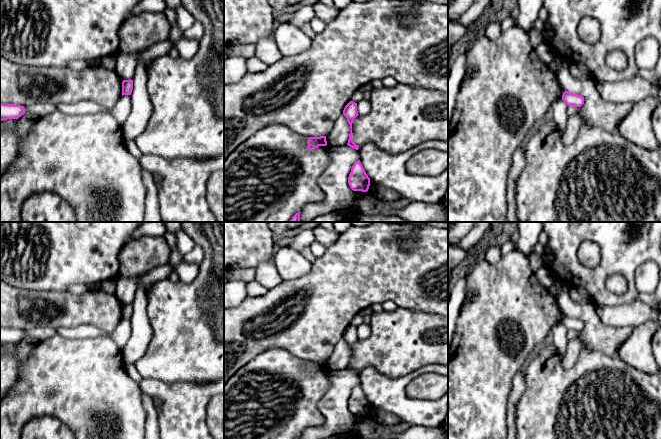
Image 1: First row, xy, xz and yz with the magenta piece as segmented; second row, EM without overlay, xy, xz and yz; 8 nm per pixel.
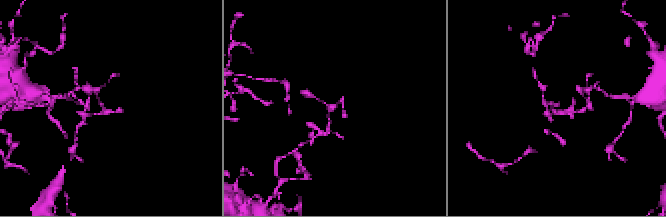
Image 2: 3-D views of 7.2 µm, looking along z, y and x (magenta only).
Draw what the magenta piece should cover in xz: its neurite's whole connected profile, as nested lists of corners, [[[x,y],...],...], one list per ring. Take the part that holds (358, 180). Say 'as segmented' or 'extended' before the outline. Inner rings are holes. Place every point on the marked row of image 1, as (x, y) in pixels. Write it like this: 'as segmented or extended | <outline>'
as segmented | [[[360,160],[352,166],[348,177],[348,184],[353,191],[367,192],[370,186],[370,178],[366,174]]]

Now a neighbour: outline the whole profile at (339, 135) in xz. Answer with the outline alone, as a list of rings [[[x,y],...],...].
[[[342,114],[336,121],[330,131],[326,136],[327,144],[330,147],[342,147],[348,143],[350,134],[350,125],[347,118]]]

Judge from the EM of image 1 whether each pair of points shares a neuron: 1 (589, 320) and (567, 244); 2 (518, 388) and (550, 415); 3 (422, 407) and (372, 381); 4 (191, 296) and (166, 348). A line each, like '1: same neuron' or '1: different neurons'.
1: different neurons
2: different neurons
3: same neuron
4: same neuron

